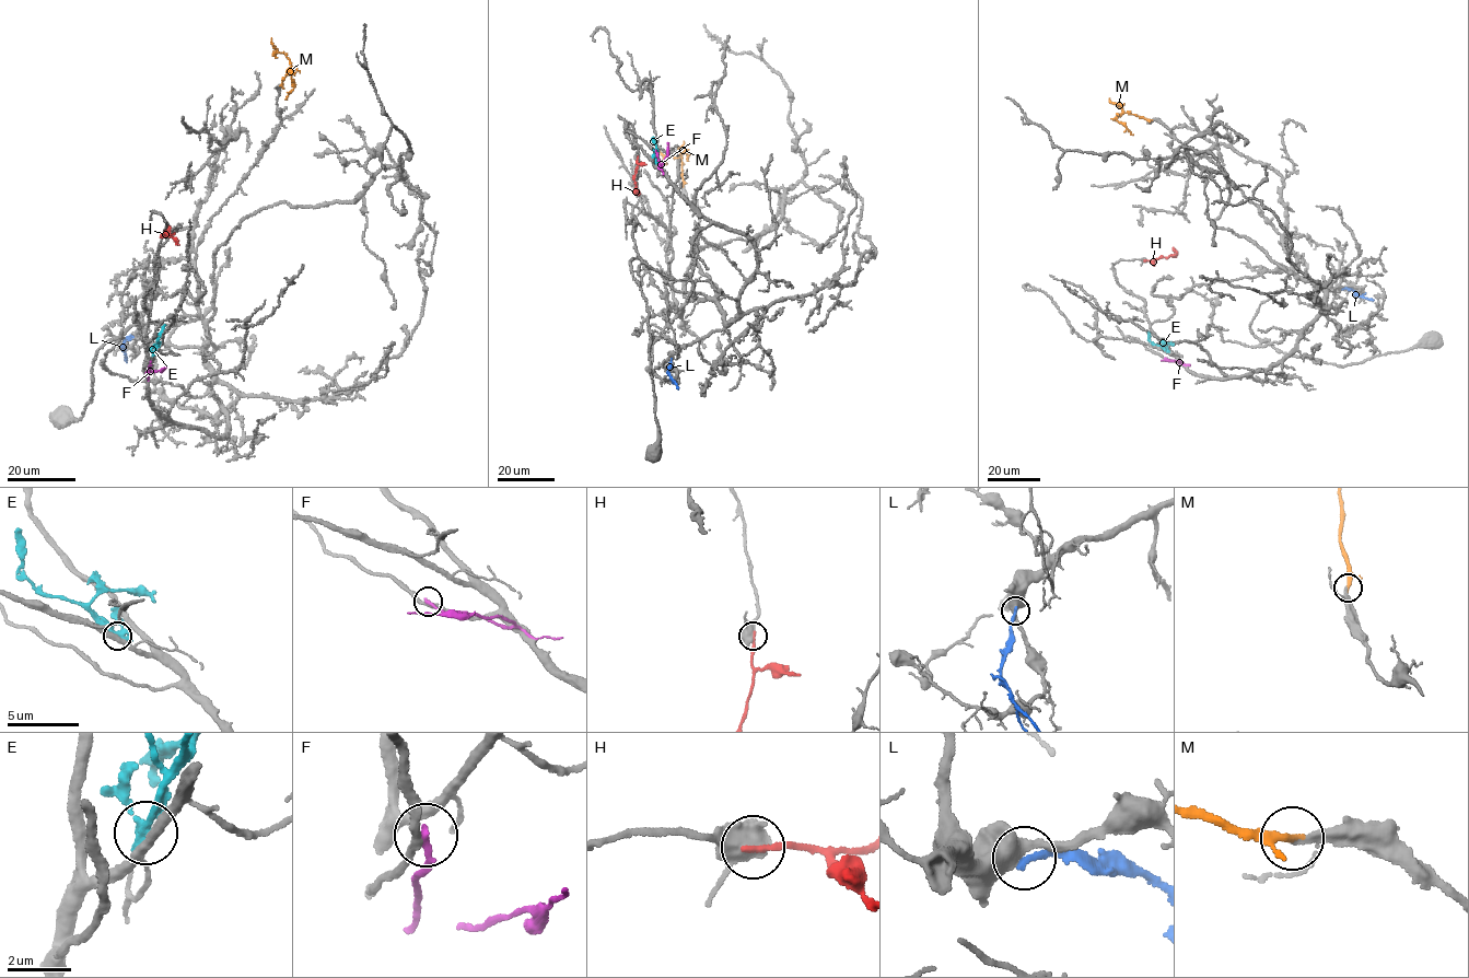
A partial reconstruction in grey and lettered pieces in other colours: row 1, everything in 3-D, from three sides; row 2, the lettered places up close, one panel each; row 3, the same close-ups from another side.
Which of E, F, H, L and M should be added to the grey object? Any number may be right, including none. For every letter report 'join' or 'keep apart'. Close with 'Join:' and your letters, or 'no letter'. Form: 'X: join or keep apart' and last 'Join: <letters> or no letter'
E: keep apart
F: keep apart
H: keep apart
L: keep apart
M: join
Join: M

